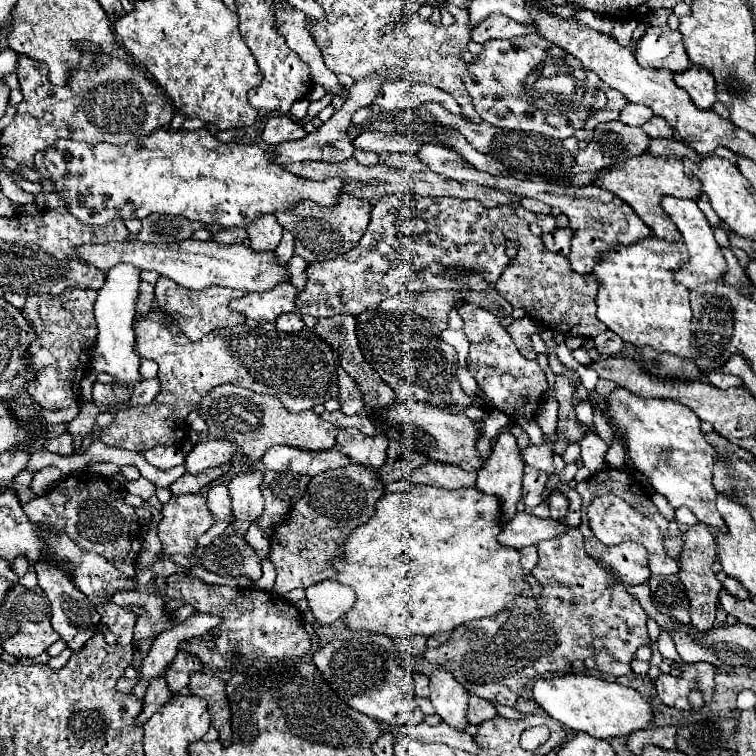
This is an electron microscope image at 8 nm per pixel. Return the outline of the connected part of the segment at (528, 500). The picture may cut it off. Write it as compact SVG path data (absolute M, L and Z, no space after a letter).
M524 467L522 479L522 501L526 507L536 507L542 501L542 491L548 481L546 473L538 473L534 467Z

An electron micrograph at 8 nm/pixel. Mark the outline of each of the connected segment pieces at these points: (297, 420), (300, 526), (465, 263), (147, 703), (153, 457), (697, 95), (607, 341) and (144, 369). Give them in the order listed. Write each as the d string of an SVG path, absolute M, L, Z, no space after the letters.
M222 385L212 389L202 399L198 411L206 419L210 427L208 431L216 439L226 439L240 445L252 463L258 463L272 445L290 445L304 451L326 451L336 445L338 427L320 419L320 415L314 411L290 413L278 397L260 395L236 385Z
M352 463L348 467L310 477L304 497L292 505L284 523L276 525L276 531L270 533L272 545L268 559L276 567L274 591L278 595L286 595L296 587L306 589L314 583L334 579L336 571L332 569L330 559L340 553L340 545L346 537L374 515L374 505L382 495L384 483L364 465Z
M414 193L384 195L374 203L372 219L360 243L346 255L332 261L314 263L306 269L308 283L296 297L296 309L300 315L332 317L332 315L360 315L392 295L404 291L428 291L428 289L472 289L484 291L500 279L502 271L510 265L506 255L506 237L492 225L486 207L476 199L456 197L420 197Z
M160 673L160 677L156 677L156 681L152 681L146 689L146 697L144 697L144 711L138 717L138 723L144 723L150 715L154 715L164 703L168 703L172 699L172 691L168 689L166 681L164 681L164 673Z
M152 447L144 451L144 459L158 469L172 469L176 465L182 465L186 455L180 447Z
M694 65L684 73L676 73L676 85L688 91L692 103L698 109L712 109L712 105L717 101L715 79L704 67Z
M606 331L606 333L598 335L594 341L596 341L596 349L598 349L598 353L602 357L614 357L624 347L622 339L616 333L612 333L612 331Z
M142 357L142 361L140 361L140 377L142 379L154 379L156 373L158 373L158 365L152 359Z

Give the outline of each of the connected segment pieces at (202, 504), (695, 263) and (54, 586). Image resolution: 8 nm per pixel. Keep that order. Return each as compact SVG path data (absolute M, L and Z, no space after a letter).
M174 495L162 509L164 519L158 525L158 537L166 555L190 555L196 549L196 537L208 531L214 523L206 507L206 497Z
M664 197L662 199L662 209L668 213L668 217L676 223L676 227L680 229L682 237L684 237L684 243L686 243L686 249L690 253L690 261L688 261L688 267L682 267L680 271L674 273L674 279L676 283L684 285L686 289L696 289L708 281L722 281L722 275L724 271L728 271L728 265L724 261L724 255L722 255L722 249L718 247L716 239L714 239L714 231L708 223L708 219L704 217L704 213L698 209L696 201L688 201L688 199L676 199L676 197Z
M36 563L34 567L36 567L36 575L38 575L38 585L52 603L52 627L56 629L56 633L62 637L62 641L66 643L66 647L70 651L80 651L84 647L84 643L92 635L96 635L96 629L100 623L100 615L98 615L96 607L88 601L88 597L84 597L84 593L76 591L76 587L68 579L68 575L62 569L58 569L56 565Z

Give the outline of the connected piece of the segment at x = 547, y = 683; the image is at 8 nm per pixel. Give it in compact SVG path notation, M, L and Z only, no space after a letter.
M560 675L534 683L536 703L560 725L572 731L588 733L596 739L624 737L638 729L648 729L654 723L654 711L642 695L616 681L604 681L590 675Z

